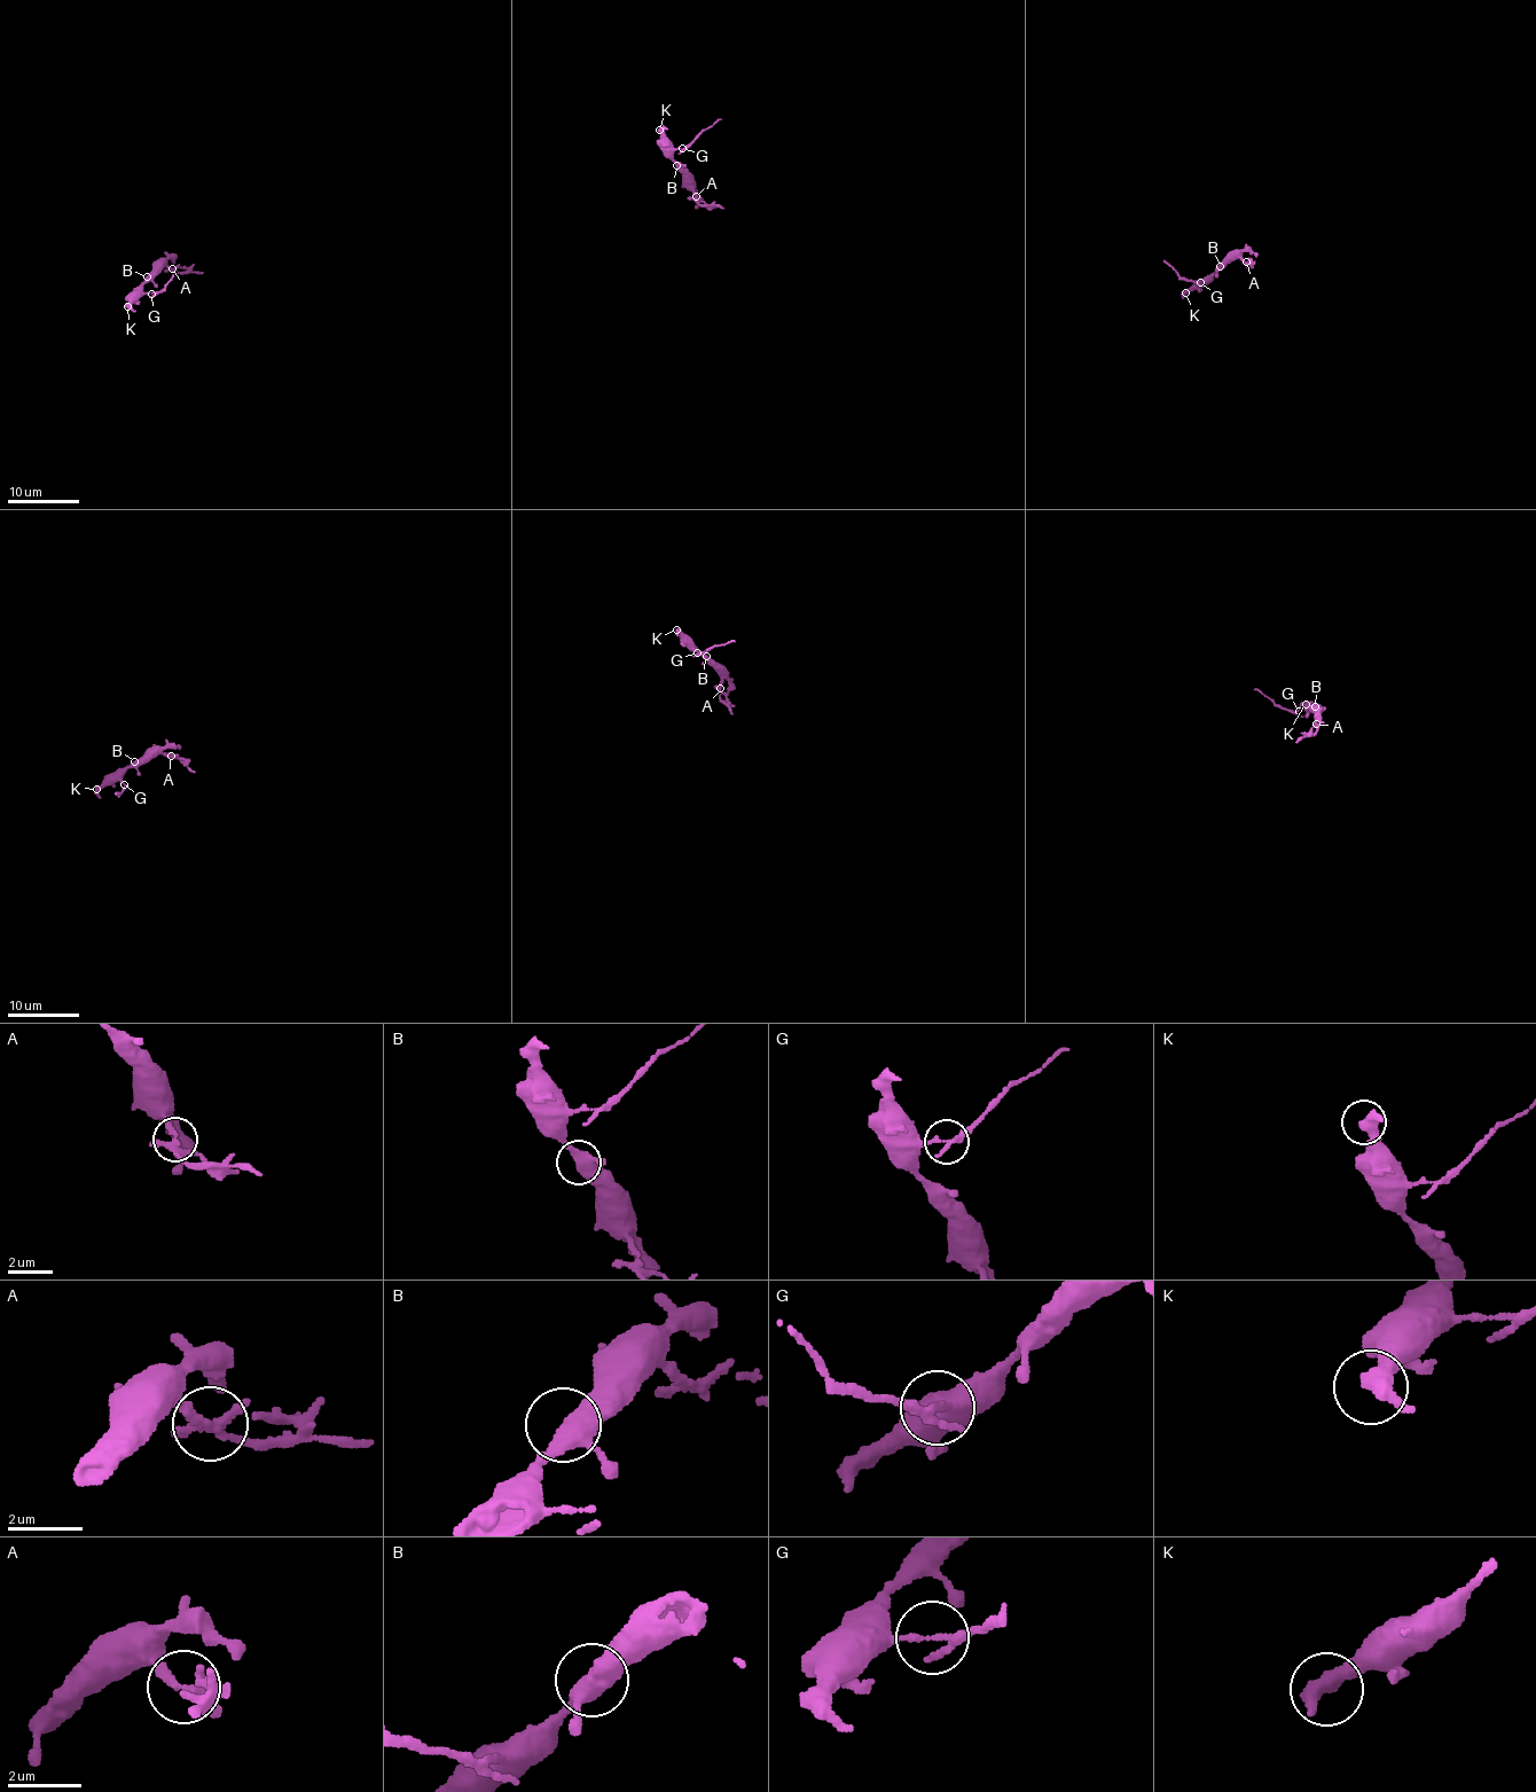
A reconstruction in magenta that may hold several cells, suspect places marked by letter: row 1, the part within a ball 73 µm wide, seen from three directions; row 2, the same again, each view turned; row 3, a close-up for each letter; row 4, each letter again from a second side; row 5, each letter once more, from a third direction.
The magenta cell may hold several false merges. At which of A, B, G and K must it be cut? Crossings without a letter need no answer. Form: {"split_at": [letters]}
{"split_at": ["A", "G"]}

